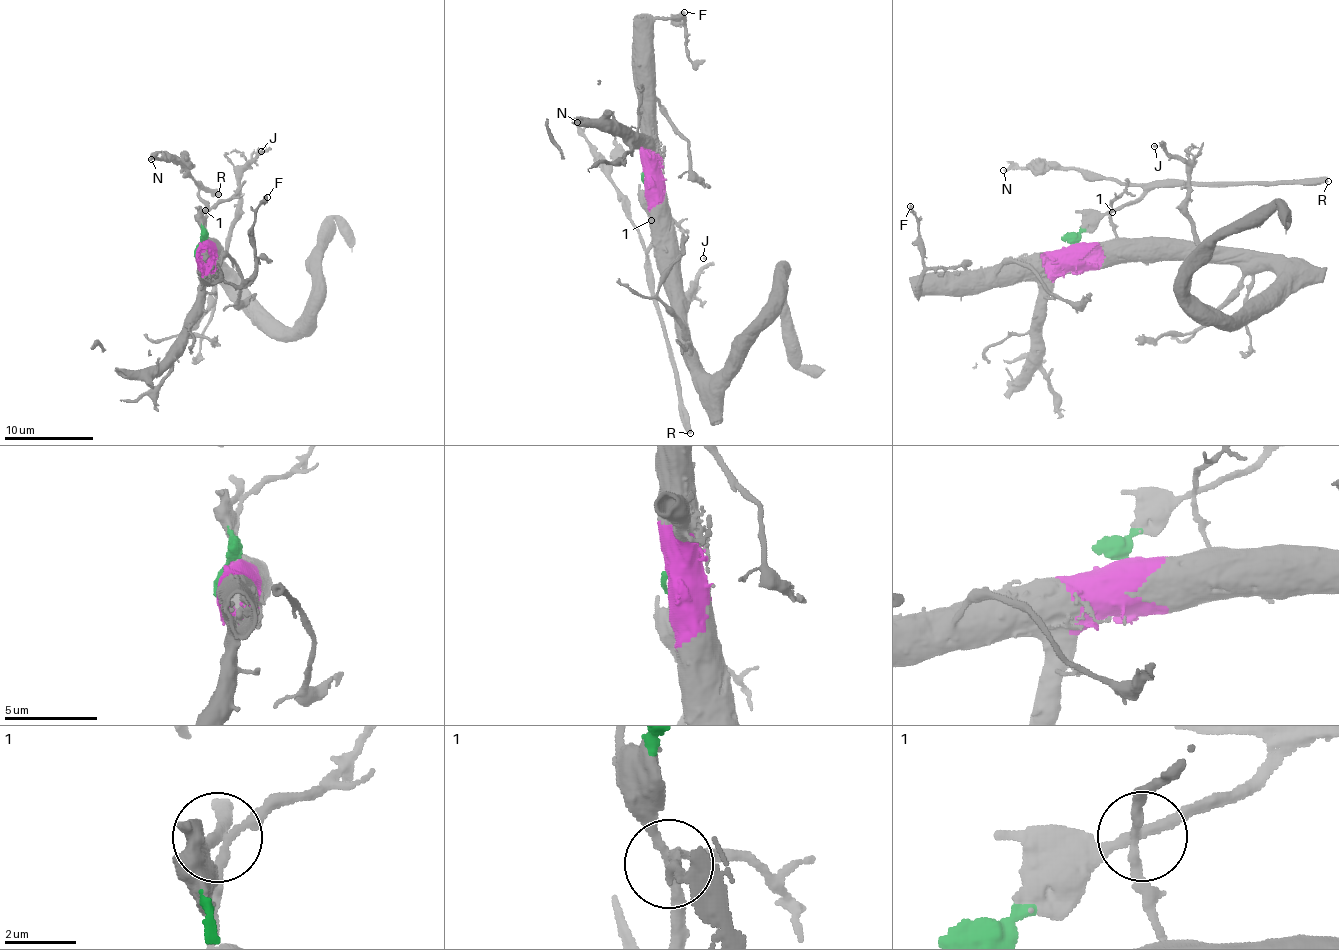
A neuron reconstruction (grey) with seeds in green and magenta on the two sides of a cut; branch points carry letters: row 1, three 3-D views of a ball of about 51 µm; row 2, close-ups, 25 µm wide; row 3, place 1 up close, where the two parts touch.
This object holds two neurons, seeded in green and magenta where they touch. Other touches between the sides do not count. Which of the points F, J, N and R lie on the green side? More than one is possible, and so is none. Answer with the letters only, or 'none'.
N, R

